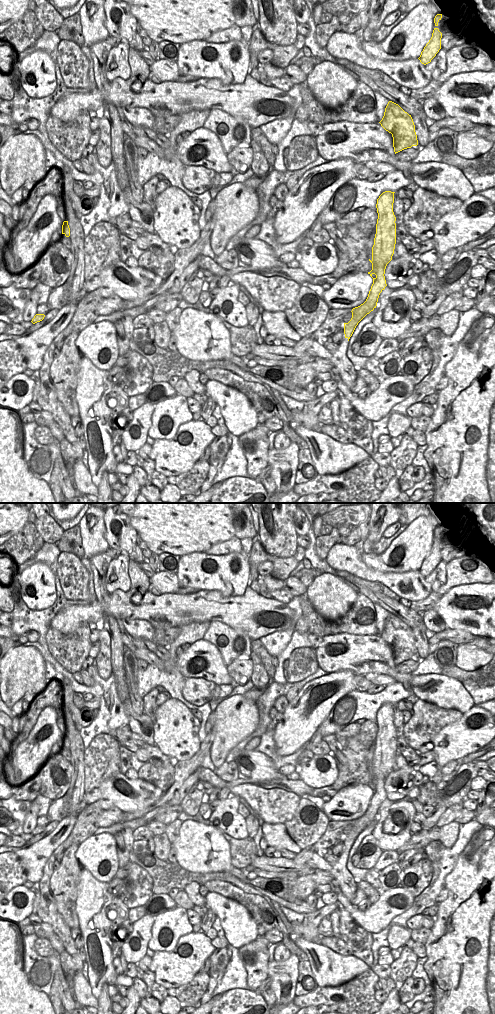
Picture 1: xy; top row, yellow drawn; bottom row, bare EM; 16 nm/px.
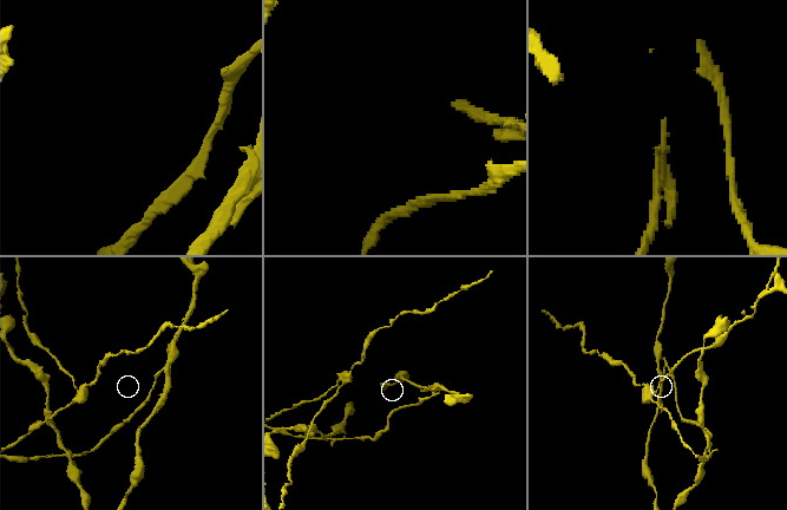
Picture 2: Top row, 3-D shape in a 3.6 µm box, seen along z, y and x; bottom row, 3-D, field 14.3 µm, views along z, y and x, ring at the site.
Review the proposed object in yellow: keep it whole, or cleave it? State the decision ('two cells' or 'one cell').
two cells

